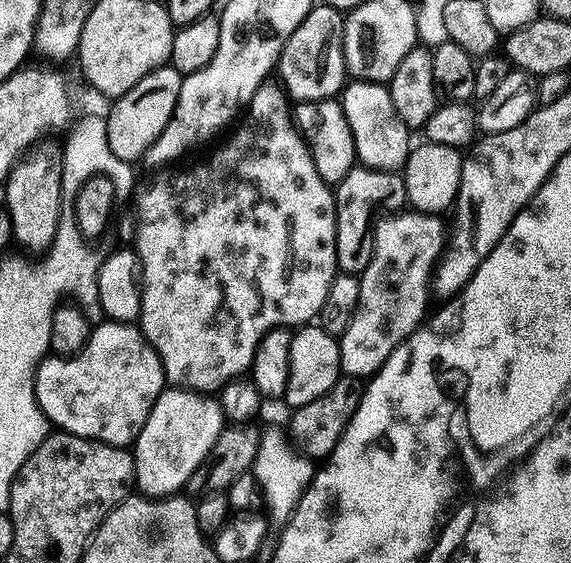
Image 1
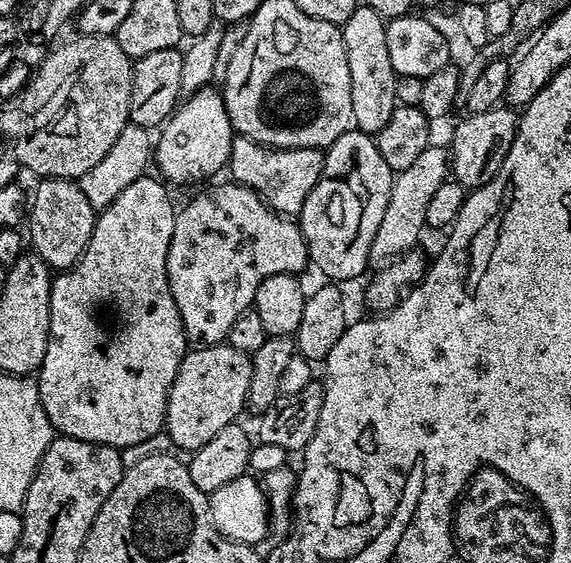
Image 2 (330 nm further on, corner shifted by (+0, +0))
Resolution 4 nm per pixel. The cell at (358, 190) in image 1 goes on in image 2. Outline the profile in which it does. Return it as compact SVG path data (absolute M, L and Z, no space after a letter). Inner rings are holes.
M359 130L344 132L324 152L324 168L317 184L310 190L304 200L298 223L304 241L308 247L308 259L318 271L332 282L352 280L364 272L364 267L371 261L371 244L386 213L387 202L390 200L394 173L386 166L386 158L378 150L375 139L369 133Z

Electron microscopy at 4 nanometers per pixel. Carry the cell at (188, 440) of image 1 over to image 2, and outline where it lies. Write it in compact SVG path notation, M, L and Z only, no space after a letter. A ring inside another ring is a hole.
M227 342L196 346L185 351L184 361L178 366L178 374L172 383L172 389L168 392L168 409L164 415L166 436L173 440L180 448L195 450L206 446L218 430L222 430L228 424L237 419L240 411L245 411L248 403L248 391L250 390L250 378L252 377L252 358L249 353L234 350Z

